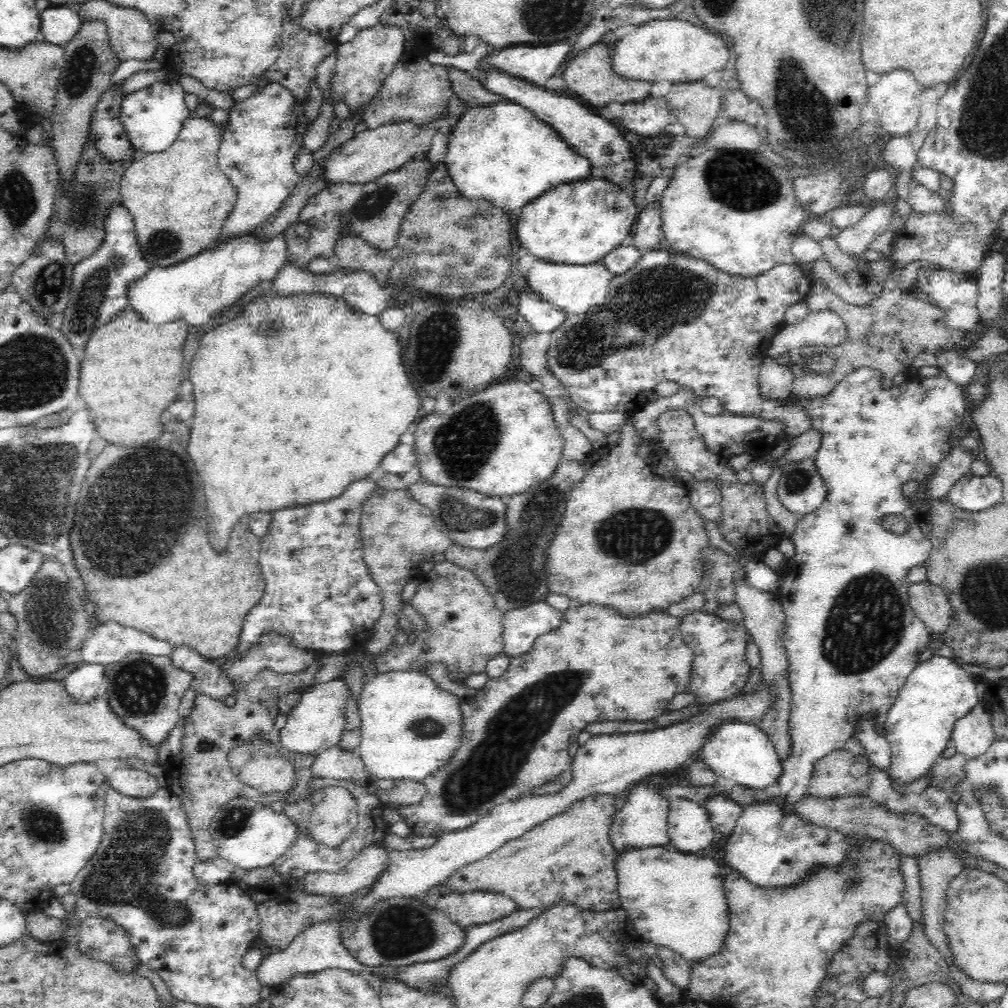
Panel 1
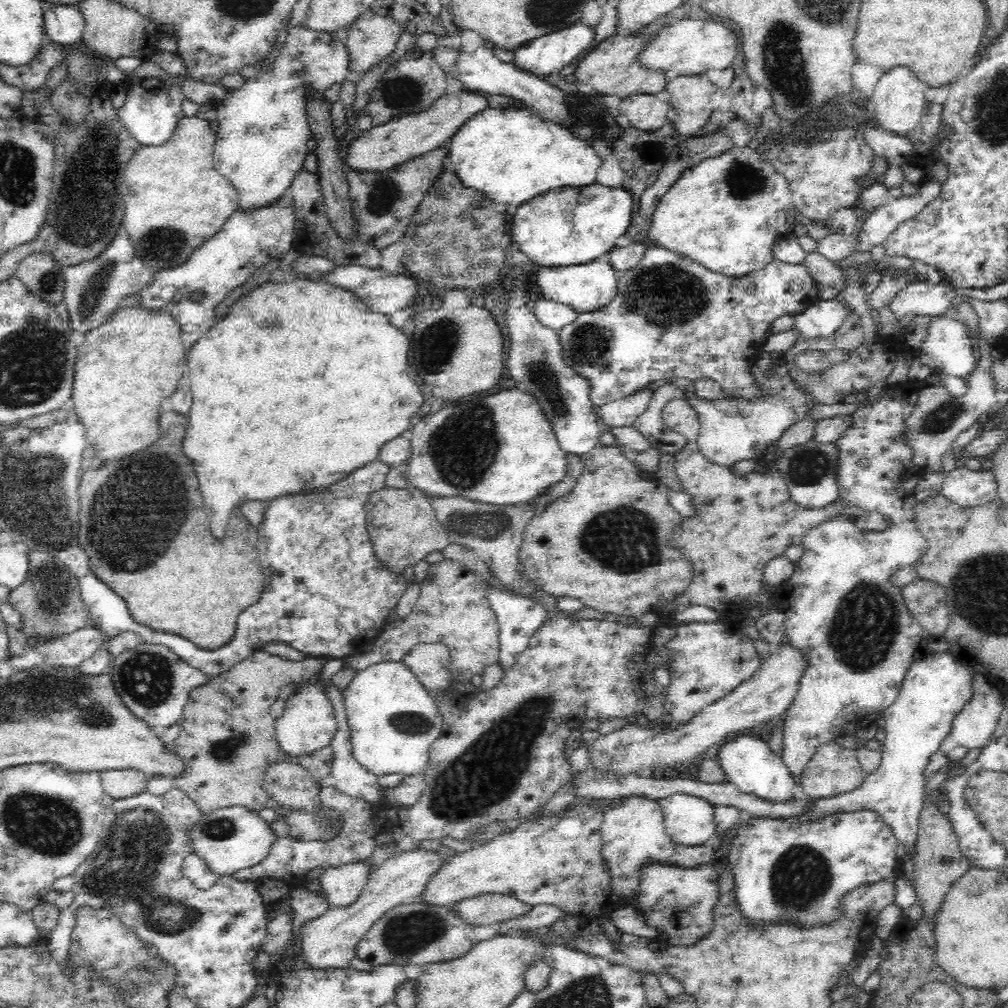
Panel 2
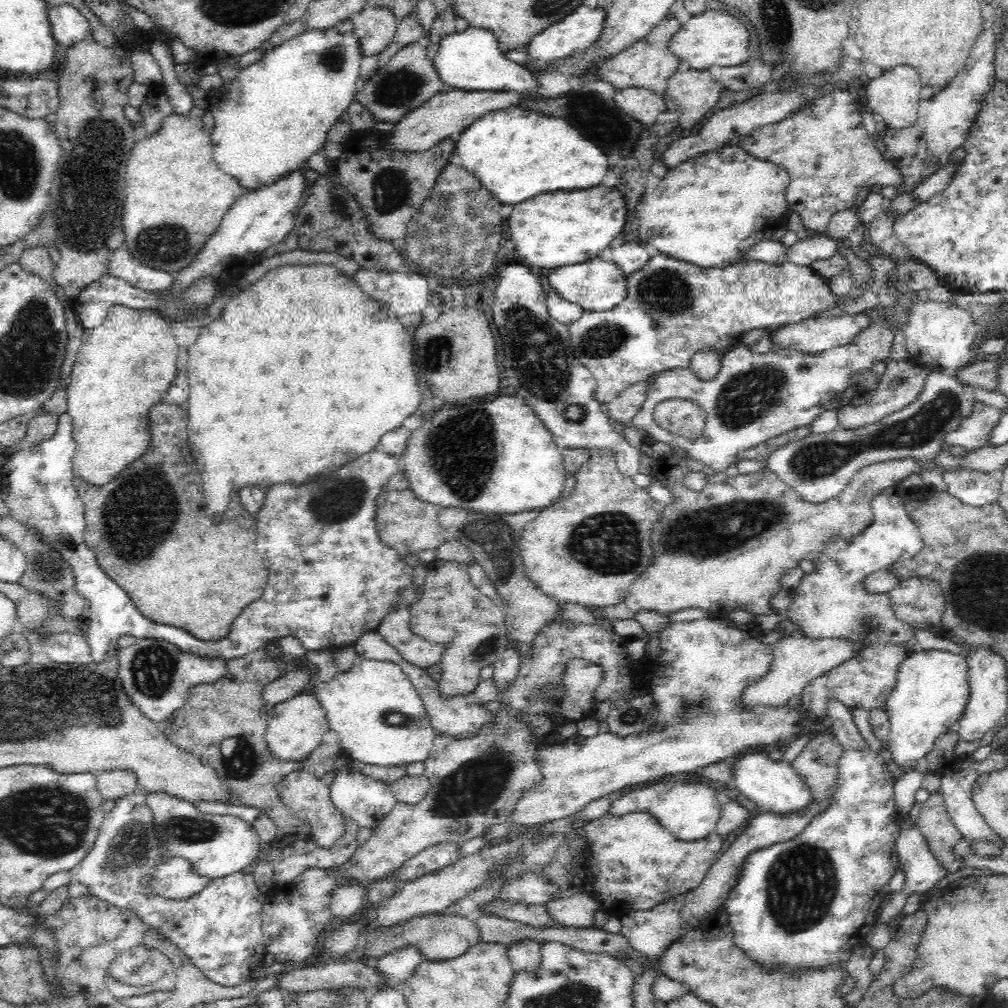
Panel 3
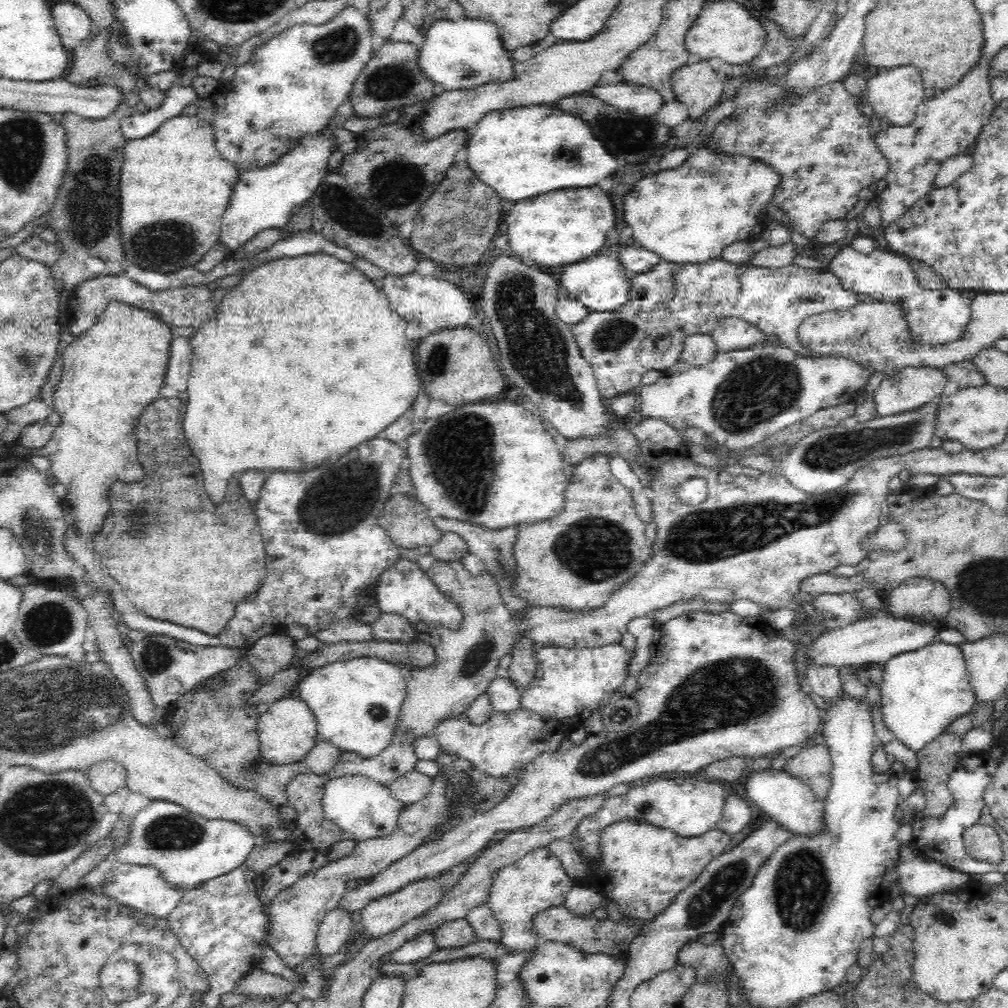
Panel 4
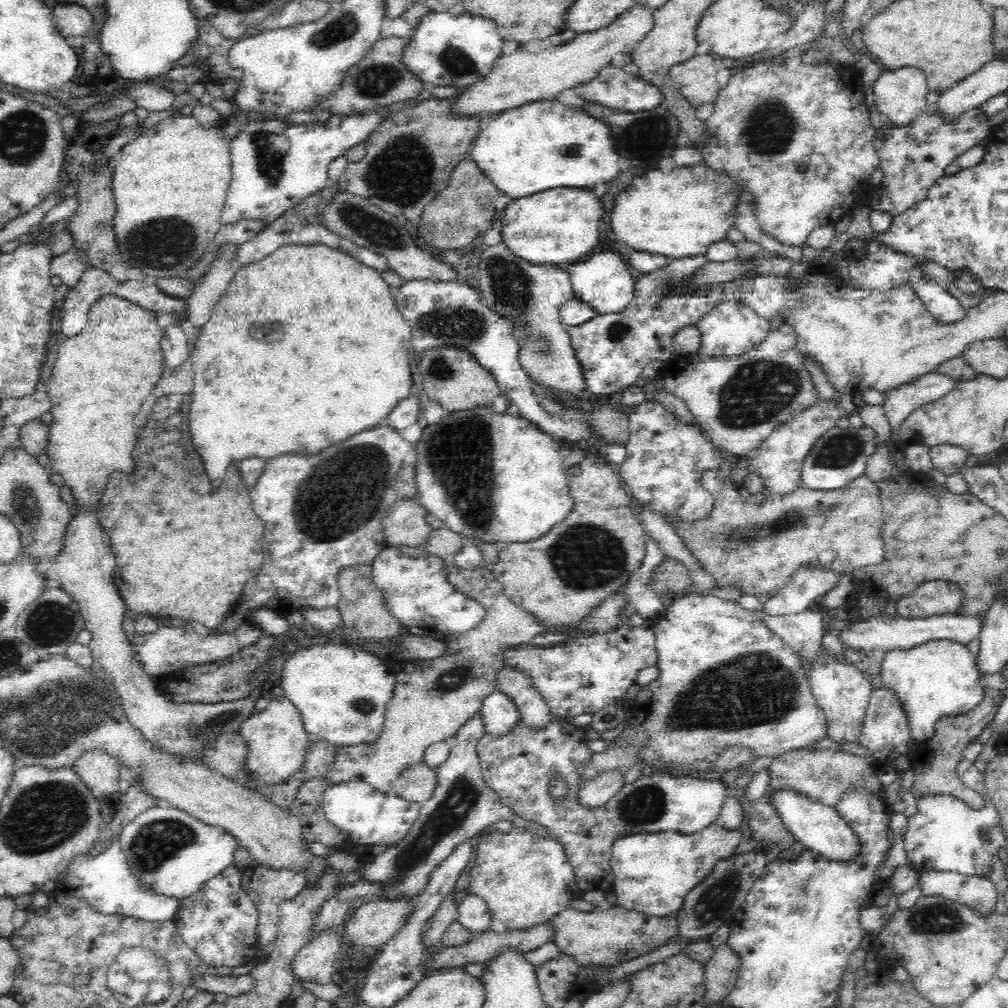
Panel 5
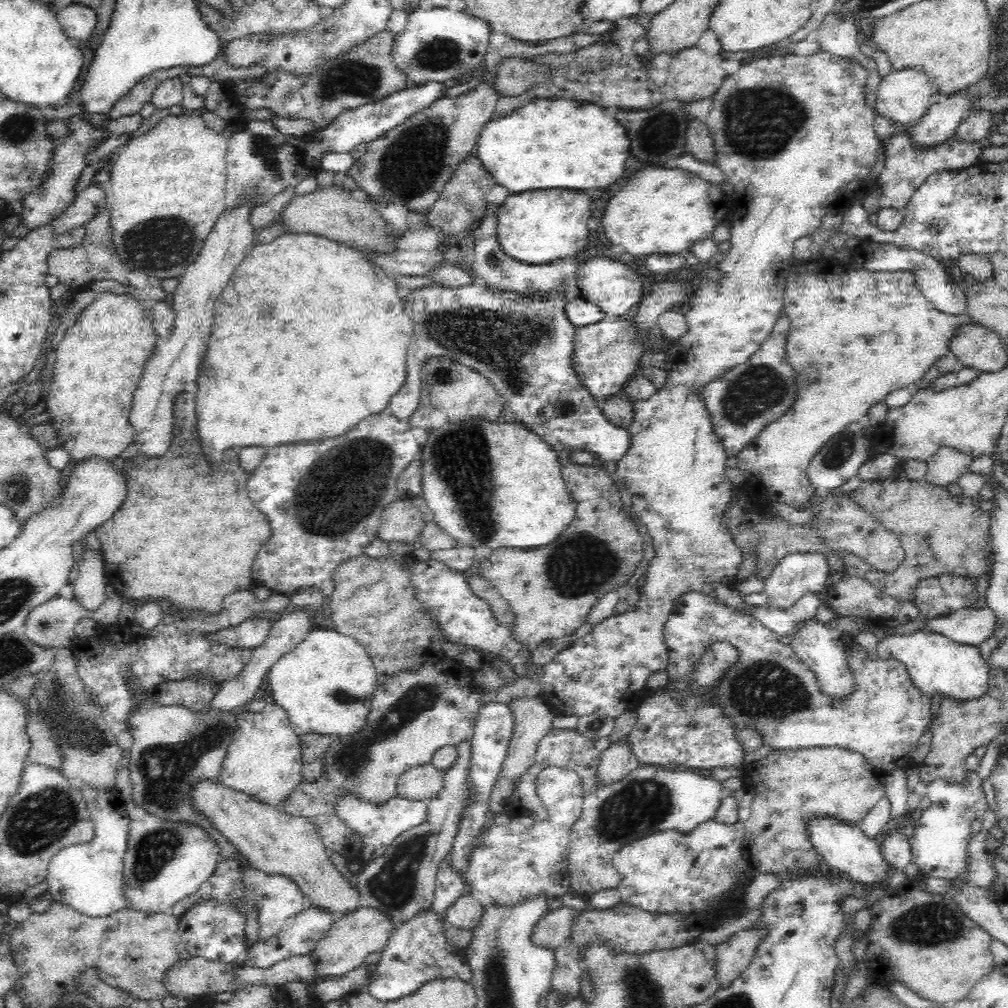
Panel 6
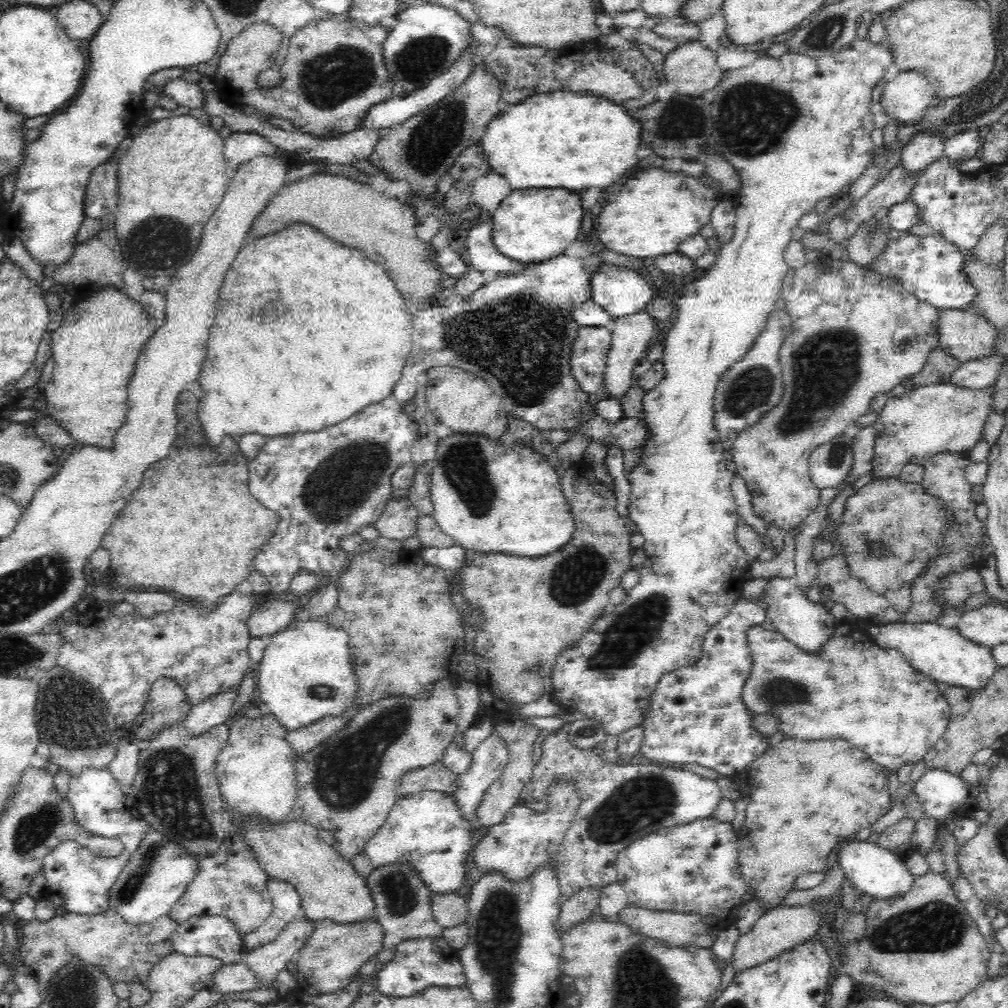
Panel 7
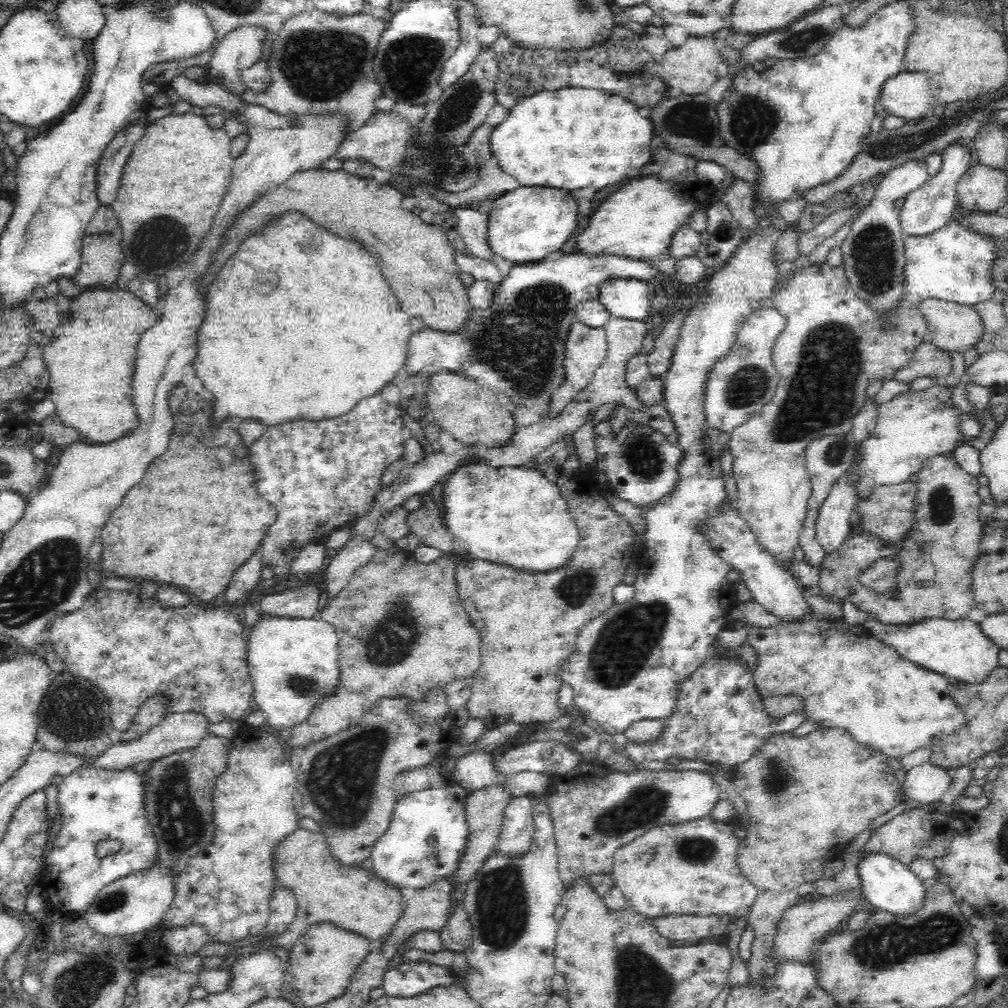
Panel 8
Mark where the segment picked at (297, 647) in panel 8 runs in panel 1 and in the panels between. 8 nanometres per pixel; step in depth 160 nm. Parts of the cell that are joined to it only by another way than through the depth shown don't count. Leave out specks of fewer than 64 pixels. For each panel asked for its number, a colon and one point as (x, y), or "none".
1: (408, 728)
2: (393, 719)
3: (380, 719)
4: (355, 702)
5: (339, 692)
6: (325, 685)
7: (304, 674)

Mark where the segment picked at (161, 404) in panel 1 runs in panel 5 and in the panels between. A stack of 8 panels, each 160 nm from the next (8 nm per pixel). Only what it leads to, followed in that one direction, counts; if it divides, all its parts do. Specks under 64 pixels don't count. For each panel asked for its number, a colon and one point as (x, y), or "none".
2: (124, 367)
3: (124, 365)
4: (113, 369)
5: (101, 376)

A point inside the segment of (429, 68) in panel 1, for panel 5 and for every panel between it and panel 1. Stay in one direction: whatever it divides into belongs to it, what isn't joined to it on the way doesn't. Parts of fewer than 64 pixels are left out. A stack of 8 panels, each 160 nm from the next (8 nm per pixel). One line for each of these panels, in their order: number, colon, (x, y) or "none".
2: (413, 83)
3: (408, 79)
4: (391, 79)
5: (379, 78)

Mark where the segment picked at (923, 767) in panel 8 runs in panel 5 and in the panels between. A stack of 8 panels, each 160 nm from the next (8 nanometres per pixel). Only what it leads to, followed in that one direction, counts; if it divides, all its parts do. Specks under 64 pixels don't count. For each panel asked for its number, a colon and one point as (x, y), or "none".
5: (945, 834)
6: (939, 843)
7: (940, 792)

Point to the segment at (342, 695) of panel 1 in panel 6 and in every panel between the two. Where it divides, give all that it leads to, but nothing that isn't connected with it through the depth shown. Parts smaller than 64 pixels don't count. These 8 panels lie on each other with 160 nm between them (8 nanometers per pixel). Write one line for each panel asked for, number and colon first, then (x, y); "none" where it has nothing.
2: (307, 723)
3: (294, 728)
4: (286, 732)
5: (275, 741)
6: (263, 760)

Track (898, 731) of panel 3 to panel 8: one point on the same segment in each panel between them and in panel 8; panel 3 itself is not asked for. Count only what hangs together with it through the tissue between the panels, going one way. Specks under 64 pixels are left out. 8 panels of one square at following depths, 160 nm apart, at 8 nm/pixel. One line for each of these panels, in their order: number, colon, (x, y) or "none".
4: (922, 691)
5: (940, 677)
6: (937, 665)
7: (942, 652)
8: (958, 648)

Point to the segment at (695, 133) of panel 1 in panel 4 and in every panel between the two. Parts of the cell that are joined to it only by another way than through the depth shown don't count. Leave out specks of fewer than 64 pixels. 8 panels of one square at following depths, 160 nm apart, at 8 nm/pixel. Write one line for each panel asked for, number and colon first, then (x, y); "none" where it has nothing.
2: (690, 95)
3: (695, 94)
4: (696, 85)

